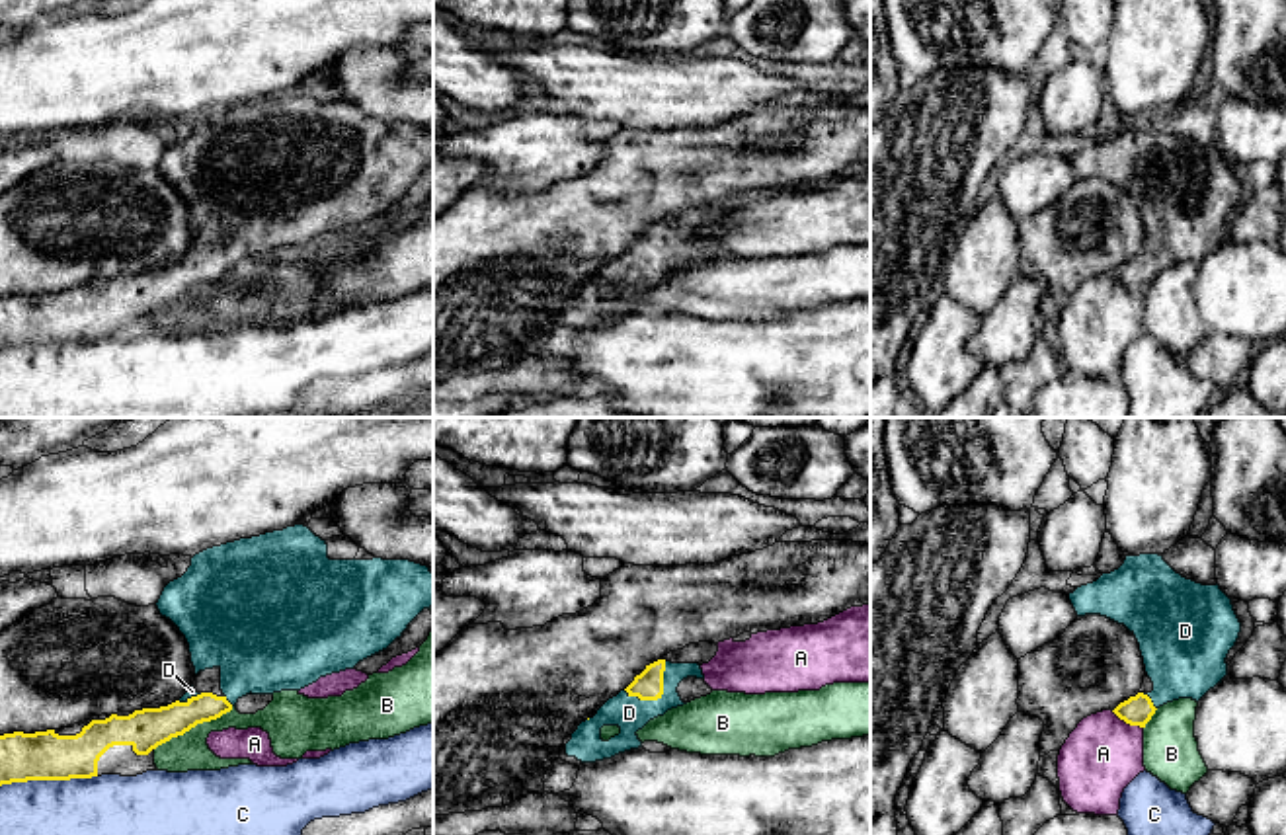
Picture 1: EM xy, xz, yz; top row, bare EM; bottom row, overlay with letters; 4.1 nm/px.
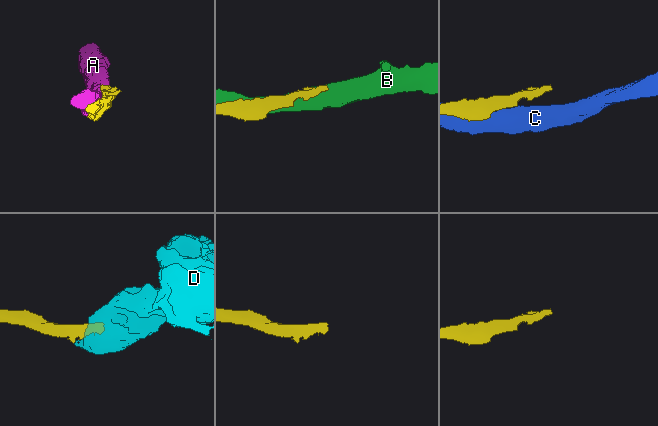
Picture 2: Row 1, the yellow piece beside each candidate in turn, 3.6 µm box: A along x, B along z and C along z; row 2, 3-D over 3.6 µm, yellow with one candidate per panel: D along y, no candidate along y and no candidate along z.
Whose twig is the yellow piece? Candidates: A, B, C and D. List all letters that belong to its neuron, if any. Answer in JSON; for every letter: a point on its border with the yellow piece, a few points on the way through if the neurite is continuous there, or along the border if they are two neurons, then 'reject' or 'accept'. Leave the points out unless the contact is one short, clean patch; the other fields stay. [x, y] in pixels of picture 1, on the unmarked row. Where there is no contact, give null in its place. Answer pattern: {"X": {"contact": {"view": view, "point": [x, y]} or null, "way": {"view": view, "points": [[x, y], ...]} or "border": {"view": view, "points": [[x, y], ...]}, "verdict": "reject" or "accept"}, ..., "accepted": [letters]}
{"A": {"contact": {"view": "yz", "point": [1126, 285]}, "verdict": "reject"}, "B": {"contact": {"view": "xy", "point": [194, 289]}, "verdict": "reject"}, "C": {"contact": {"view": "xy", "point": [47, 342]}, "verdict": "reject"}, "D": {"contact": {"view": "xz", "point": [660, 258]}, "verdict": "accept"}, "accepted": ["D"]}

